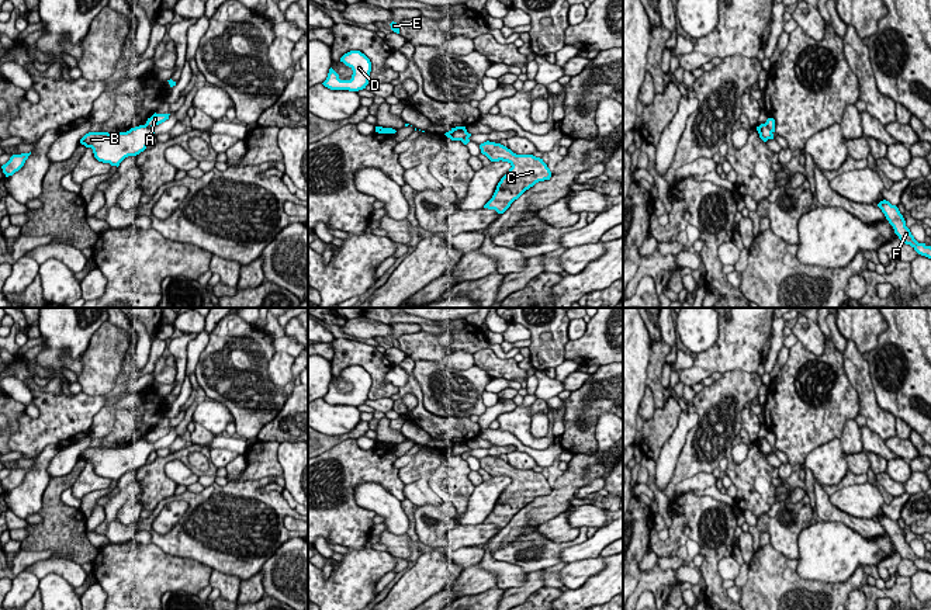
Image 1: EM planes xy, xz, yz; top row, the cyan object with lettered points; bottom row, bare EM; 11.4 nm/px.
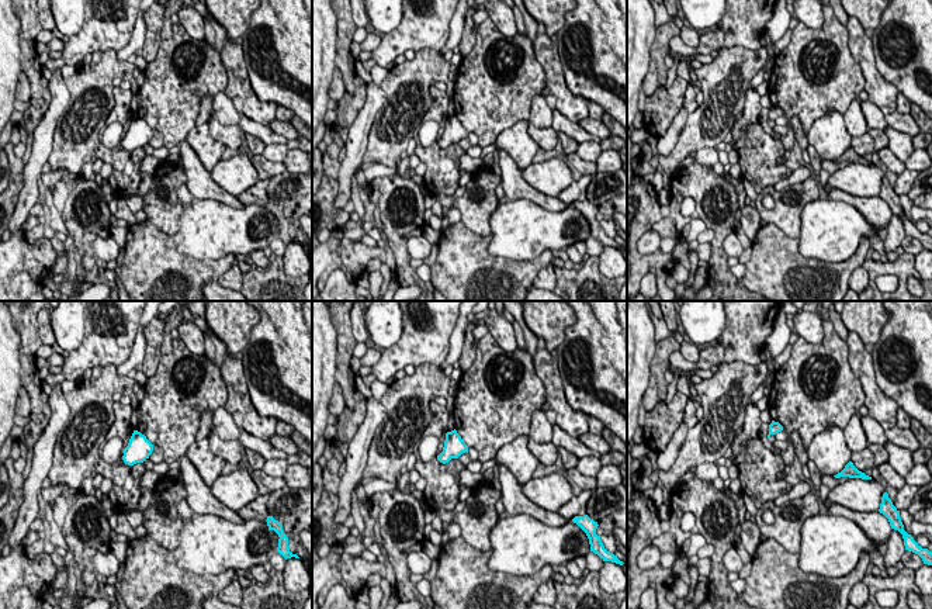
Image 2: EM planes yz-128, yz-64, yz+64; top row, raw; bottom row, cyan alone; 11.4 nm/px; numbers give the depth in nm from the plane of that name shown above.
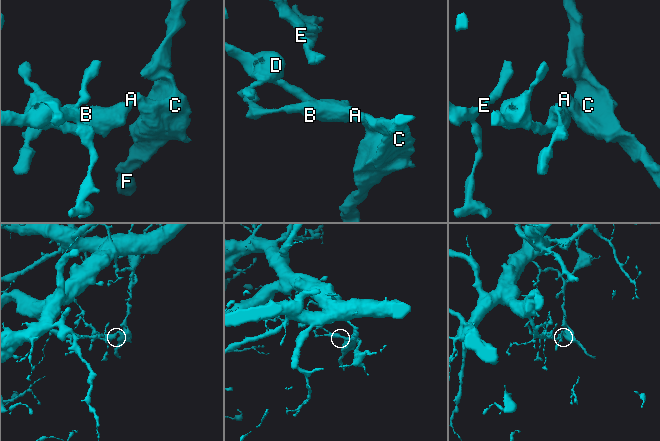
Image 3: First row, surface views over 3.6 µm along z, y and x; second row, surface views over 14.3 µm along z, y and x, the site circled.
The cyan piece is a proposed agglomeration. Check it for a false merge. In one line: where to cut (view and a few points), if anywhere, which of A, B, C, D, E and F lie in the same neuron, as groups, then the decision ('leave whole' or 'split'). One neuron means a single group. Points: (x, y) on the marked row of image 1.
cut xy (146, 122), (152, 127); groups A C F / B D E; split

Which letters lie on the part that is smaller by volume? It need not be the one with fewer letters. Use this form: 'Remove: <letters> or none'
Remove: A, C, F

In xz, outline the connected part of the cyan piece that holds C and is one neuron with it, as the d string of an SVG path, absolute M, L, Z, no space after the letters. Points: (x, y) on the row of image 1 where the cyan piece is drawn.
M489 141L481 143L480 149L491 162L502 160L512 166L498 183L492 198L484 205L484 208L495 209L498 214L503 214L515 200L536 183L551 177L543 159L533 155L516 155L506 146Z

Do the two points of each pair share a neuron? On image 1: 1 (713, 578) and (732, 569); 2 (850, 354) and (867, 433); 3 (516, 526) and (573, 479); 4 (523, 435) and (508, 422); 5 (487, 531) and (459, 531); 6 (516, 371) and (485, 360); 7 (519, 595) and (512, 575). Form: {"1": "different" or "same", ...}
{"1": "different", "2": "different", "3": "same", "4": "same", "5": "same", "6": "same", "7": "different"}

